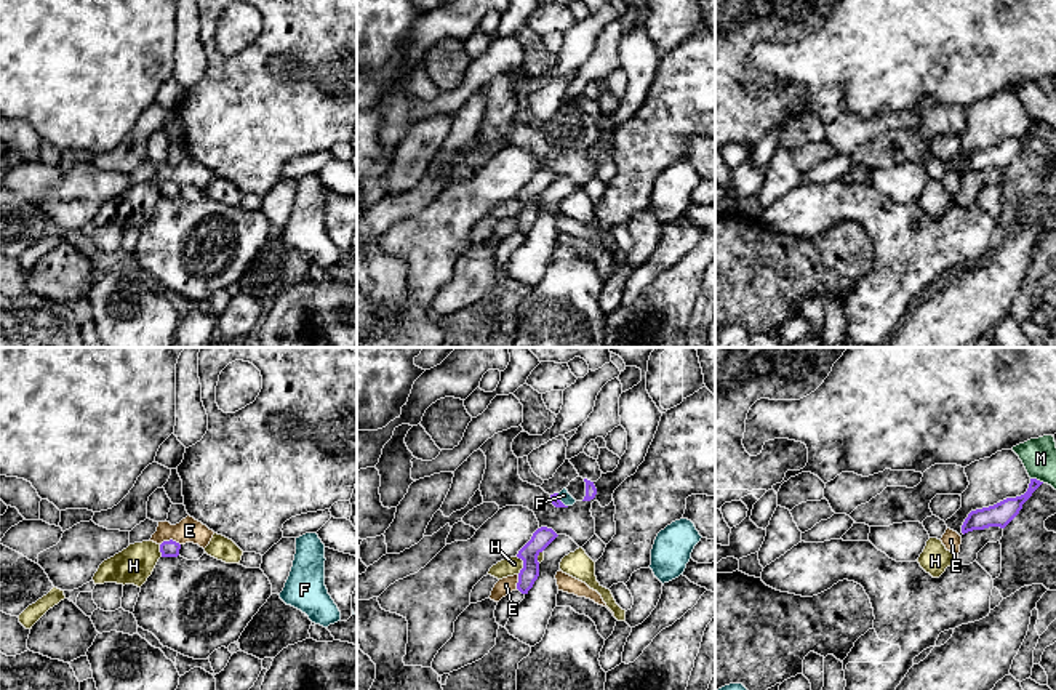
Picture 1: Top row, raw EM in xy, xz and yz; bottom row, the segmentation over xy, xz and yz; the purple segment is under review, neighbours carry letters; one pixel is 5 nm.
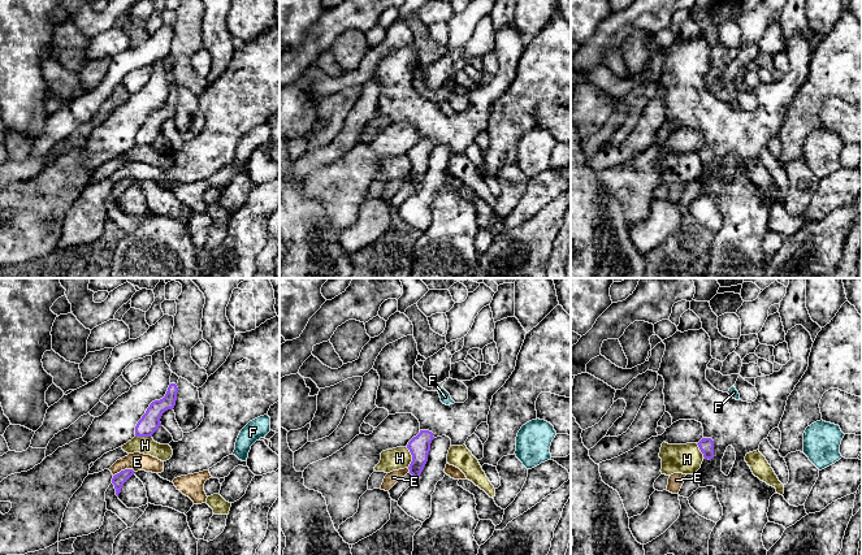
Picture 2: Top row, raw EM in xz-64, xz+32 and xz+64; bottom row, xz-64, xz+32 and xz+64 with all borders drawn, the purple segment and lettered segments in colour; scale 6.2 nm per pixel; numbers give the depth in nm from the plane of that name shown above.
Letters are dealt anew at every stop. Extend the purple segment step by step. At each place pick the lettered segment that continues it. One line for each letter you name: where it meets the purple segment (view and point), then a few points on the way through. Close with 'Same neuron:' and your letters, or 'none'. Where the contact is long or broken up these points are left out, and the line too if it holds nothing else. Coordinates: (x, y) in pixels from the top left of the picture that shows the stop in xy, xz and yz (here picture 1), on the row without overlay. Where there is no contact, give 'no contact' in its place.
Same neuron: none

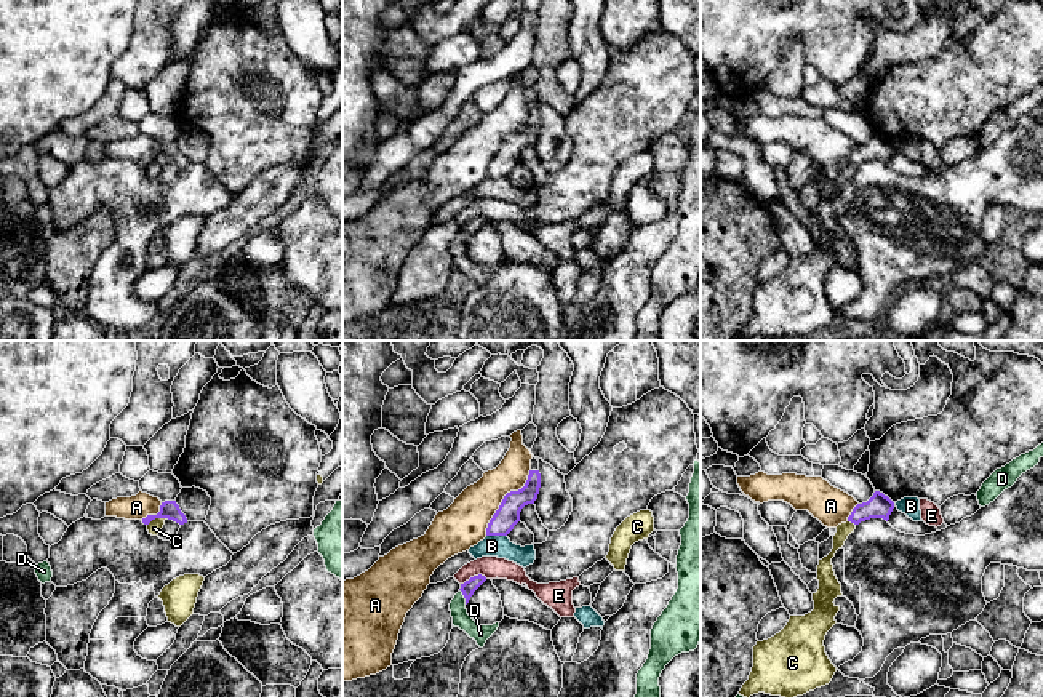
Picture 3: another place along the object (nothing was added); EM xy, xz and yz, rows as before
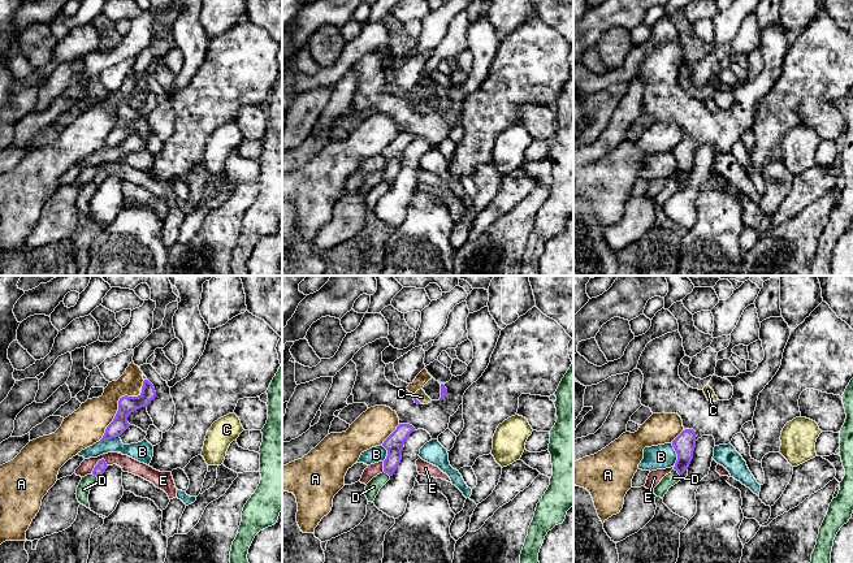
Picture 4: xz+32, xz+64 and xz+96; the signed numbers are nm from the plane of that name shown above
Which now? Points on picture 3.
Same neuron: none

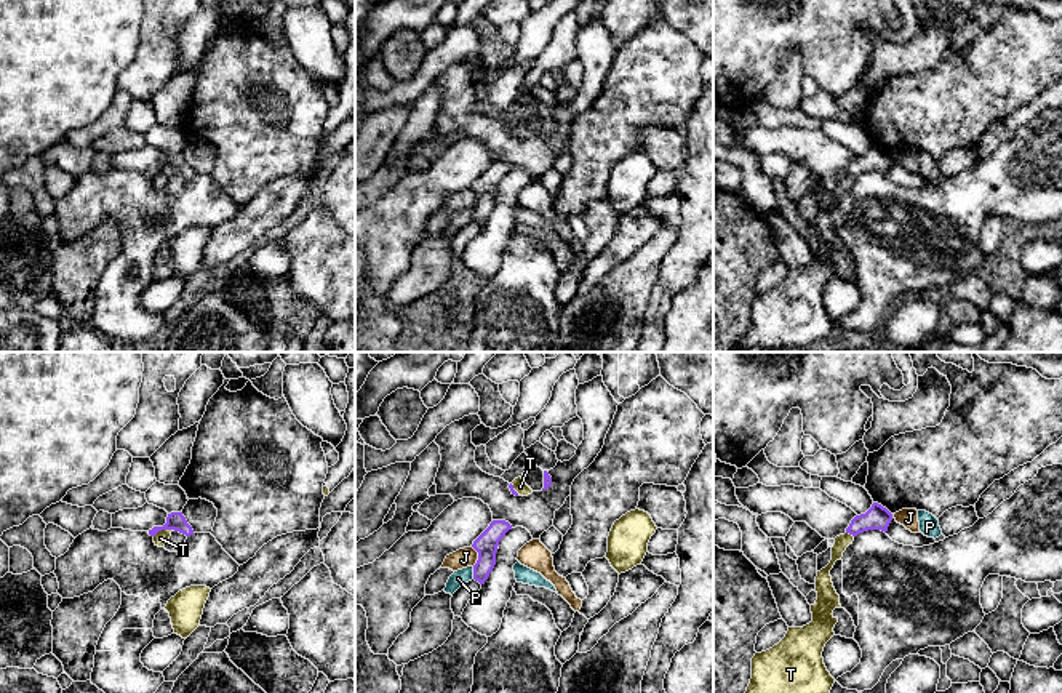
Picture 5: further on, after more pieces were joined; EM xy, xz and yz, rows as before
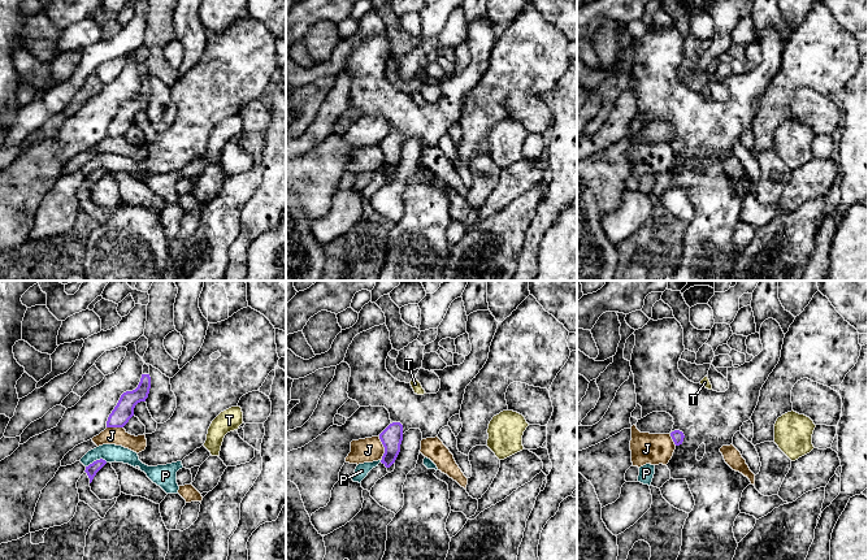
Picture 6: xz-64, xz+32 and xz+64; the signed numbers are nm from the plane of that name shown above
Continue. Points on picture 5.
Same neuron: none

